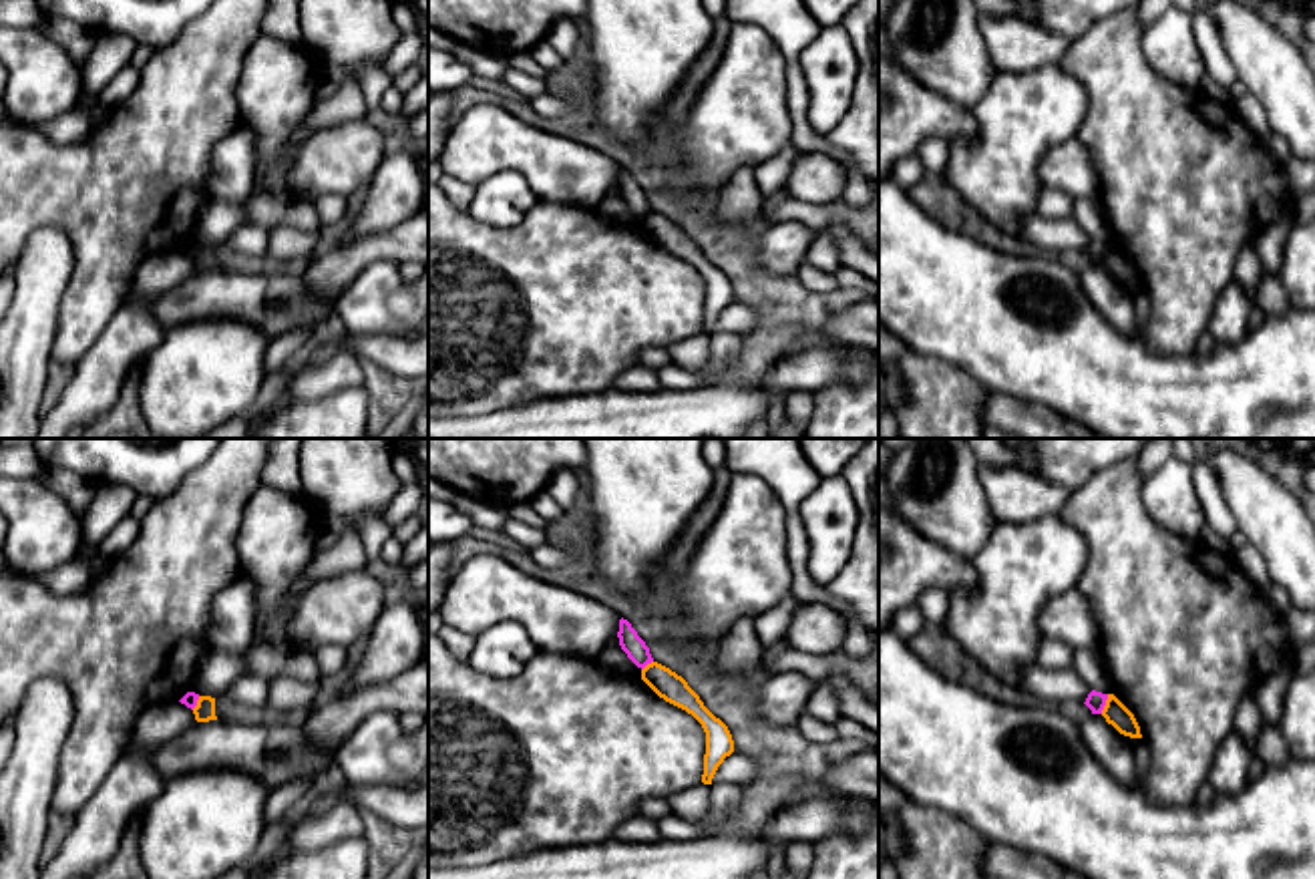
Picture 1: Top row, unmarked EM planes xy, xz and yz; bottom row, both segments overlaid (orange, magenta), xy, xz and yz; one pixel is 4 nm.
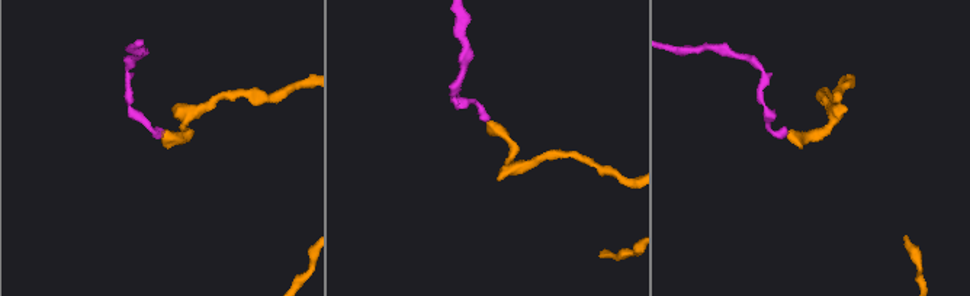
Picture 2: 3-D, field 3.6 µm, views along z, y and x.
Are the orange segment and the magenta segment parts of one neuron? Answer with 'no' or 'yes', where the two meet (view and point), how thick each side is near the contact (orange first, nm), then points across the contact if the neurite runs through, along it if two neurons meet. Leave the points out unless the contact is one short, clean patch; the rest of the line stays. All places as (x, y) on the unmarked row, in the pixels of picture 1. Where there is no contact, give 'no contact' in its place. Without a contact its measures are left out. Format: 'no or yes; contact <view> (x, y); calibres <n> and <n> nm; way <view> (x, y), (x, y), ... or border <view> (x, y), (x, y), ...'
no; contact yz (1106, 254); calibres 90 and 80 nm; border yz (1108, 244), (1100, 262)

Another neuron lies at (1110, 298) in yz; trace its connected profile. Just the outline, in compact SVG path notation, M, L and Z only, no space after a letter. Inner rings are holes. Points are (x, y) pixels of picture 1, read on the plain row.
M1092 263L1078 274L1080 286L1104 316L1104 320L1126 336L1138 336L1134 294L1120 284L1102 263Z

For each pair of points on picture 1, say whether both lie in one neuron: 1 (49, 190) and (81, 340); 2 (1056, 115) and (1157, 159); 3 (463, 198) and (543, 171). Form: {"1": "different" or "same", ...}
{"1": "same", "2": "different", "3": "different"}

